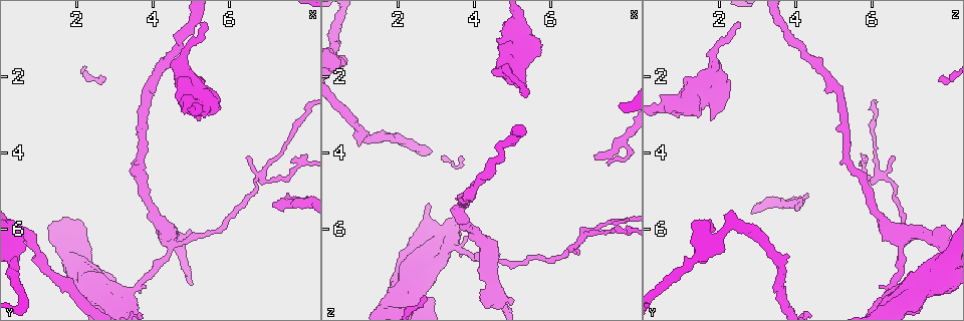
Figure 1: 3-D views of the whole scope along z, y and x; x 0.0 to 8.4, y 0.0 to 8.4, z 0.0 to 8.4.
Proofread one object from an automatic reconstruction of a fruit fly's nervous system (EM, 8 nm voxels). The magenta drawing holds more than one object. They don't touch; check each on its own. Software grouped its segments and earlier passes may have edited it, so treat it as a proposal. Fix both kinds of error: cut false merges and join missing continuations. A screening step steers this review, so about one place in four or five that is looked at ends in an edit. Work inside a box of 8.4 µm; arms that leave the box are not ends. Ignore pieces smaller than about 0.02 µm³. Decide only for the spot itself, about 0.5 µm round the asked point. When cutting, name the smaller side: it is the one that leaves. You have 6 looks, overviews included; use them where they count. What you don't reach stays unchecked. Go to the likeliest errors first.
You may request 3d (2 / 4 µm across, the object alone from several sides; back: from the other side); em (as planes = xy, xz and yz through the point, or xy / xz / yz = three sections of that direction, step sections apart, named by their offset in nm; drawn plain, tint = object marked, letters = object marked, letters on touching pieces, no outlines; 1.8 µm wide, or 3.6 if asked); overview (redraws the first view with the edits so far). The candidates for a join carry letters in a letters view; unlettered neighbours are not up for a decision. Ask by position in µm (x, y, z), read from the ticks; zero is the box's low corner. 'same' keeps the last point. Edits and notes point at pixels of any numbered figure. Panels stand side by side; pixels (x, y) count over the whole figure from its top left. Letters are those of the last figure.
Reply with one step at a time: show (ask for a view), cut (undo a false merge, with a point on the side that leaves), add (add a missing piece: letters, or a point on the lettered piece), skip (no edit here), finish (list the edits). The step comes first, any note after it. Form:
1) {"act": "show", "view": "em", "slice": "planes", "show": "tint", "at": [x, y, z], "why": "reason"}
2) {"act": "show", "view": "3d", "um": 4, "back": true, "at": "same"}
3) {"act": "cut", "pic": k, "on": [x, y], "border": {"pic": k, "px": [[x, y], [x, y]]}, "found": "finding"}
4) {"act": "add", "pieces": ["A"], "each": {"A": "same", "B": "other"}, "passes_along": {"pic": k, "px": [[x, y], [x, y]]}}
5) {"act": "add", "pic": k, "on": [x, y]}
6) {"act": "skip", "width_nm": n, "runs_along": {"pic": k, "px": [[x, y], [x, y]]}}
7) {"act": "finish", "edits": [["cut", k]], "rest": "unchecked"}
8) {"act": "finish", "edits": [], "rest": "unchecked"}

{"act": "show", "view": "em", "slice": "planes", "show": "letters", "at": [7.15, 5.40, 4.00], "why": "an open end"}

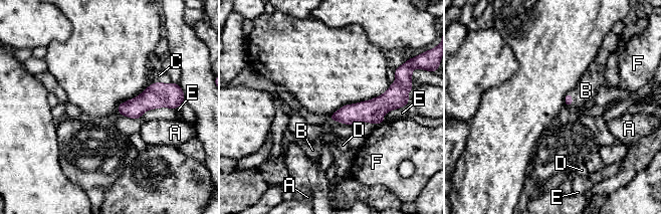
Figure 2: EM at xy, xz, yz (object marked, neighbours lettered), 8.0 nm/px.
{"act": "add", "pieces": ["B"], "each": {"A": "other", "B": "same", "C": "other", "D": "other", "E": "other", "F": "other"}, "found": "it goes on there"}

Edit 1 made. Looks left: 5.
{"act": "show", "view": "overview"}

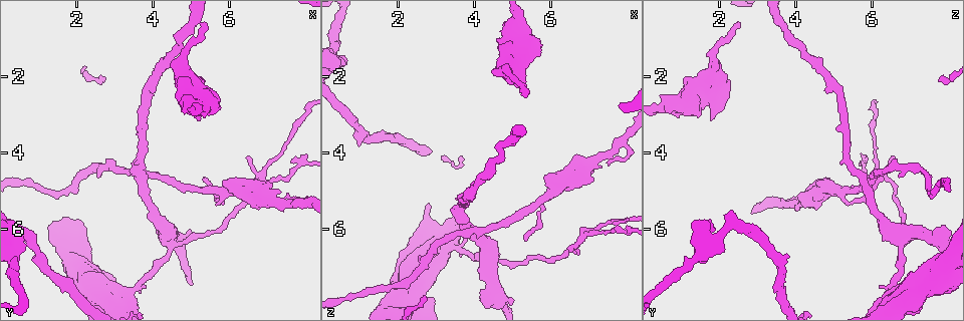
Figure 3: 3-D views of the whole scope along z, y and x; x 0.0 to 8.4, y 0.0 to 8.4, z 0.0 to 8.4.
{"act": "show", "view": "em", "slice": "yz", "step": 8, "show": "plain", "at": [4.40, 6.25, 6.75], "why": "sharp bend"}

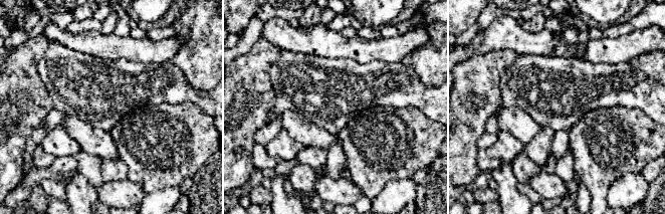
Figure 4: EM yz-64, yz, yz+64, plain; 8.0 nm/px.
{"act": "show", "view": "em", "slice": "yz", "step": 8, "show": "tint", "at": "same", "why": "where the object lies"}

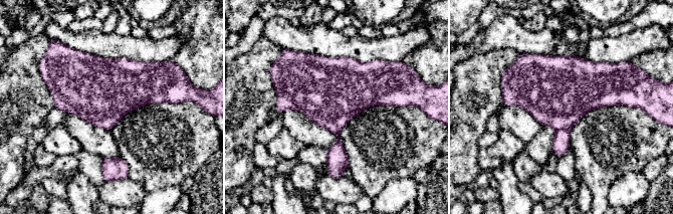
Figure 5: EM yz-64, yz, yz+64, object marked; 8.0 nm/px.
{"act": "show", "view": "em", "slice": "yz", "step": 8, "show": "letters", "at": "same", "why": "what lies round it"}

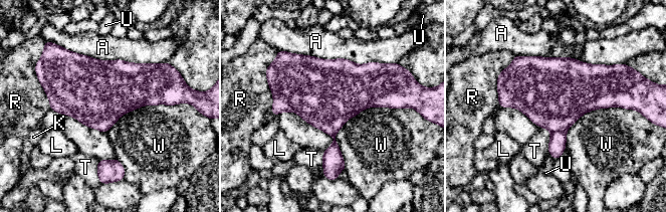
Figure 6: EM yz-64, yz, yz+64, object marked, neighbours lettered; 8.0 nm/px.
{"act": "cut", "pic": 6, "on": [554, 100], "each": {"A": "other", "K": "other", "L": "other", "R": "other", "T": "other", "U": "other", "W": "other"}, "border": {"pic": 6, "px": [[566, 130], [560, 130], [551, 134]]}, "found": "a second cell is stuck on"}

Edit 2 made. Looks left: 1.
{"act": "finish", "edits": [["add", 2], ["cut", 6]], "rest": "unchecked"}

